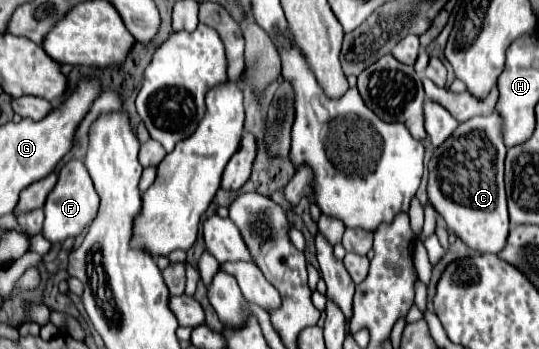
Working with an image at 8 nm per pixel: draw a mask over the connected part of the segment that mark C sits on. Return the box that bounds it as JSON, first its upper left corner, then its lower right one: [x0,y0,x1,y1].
[428,110,508,254]

